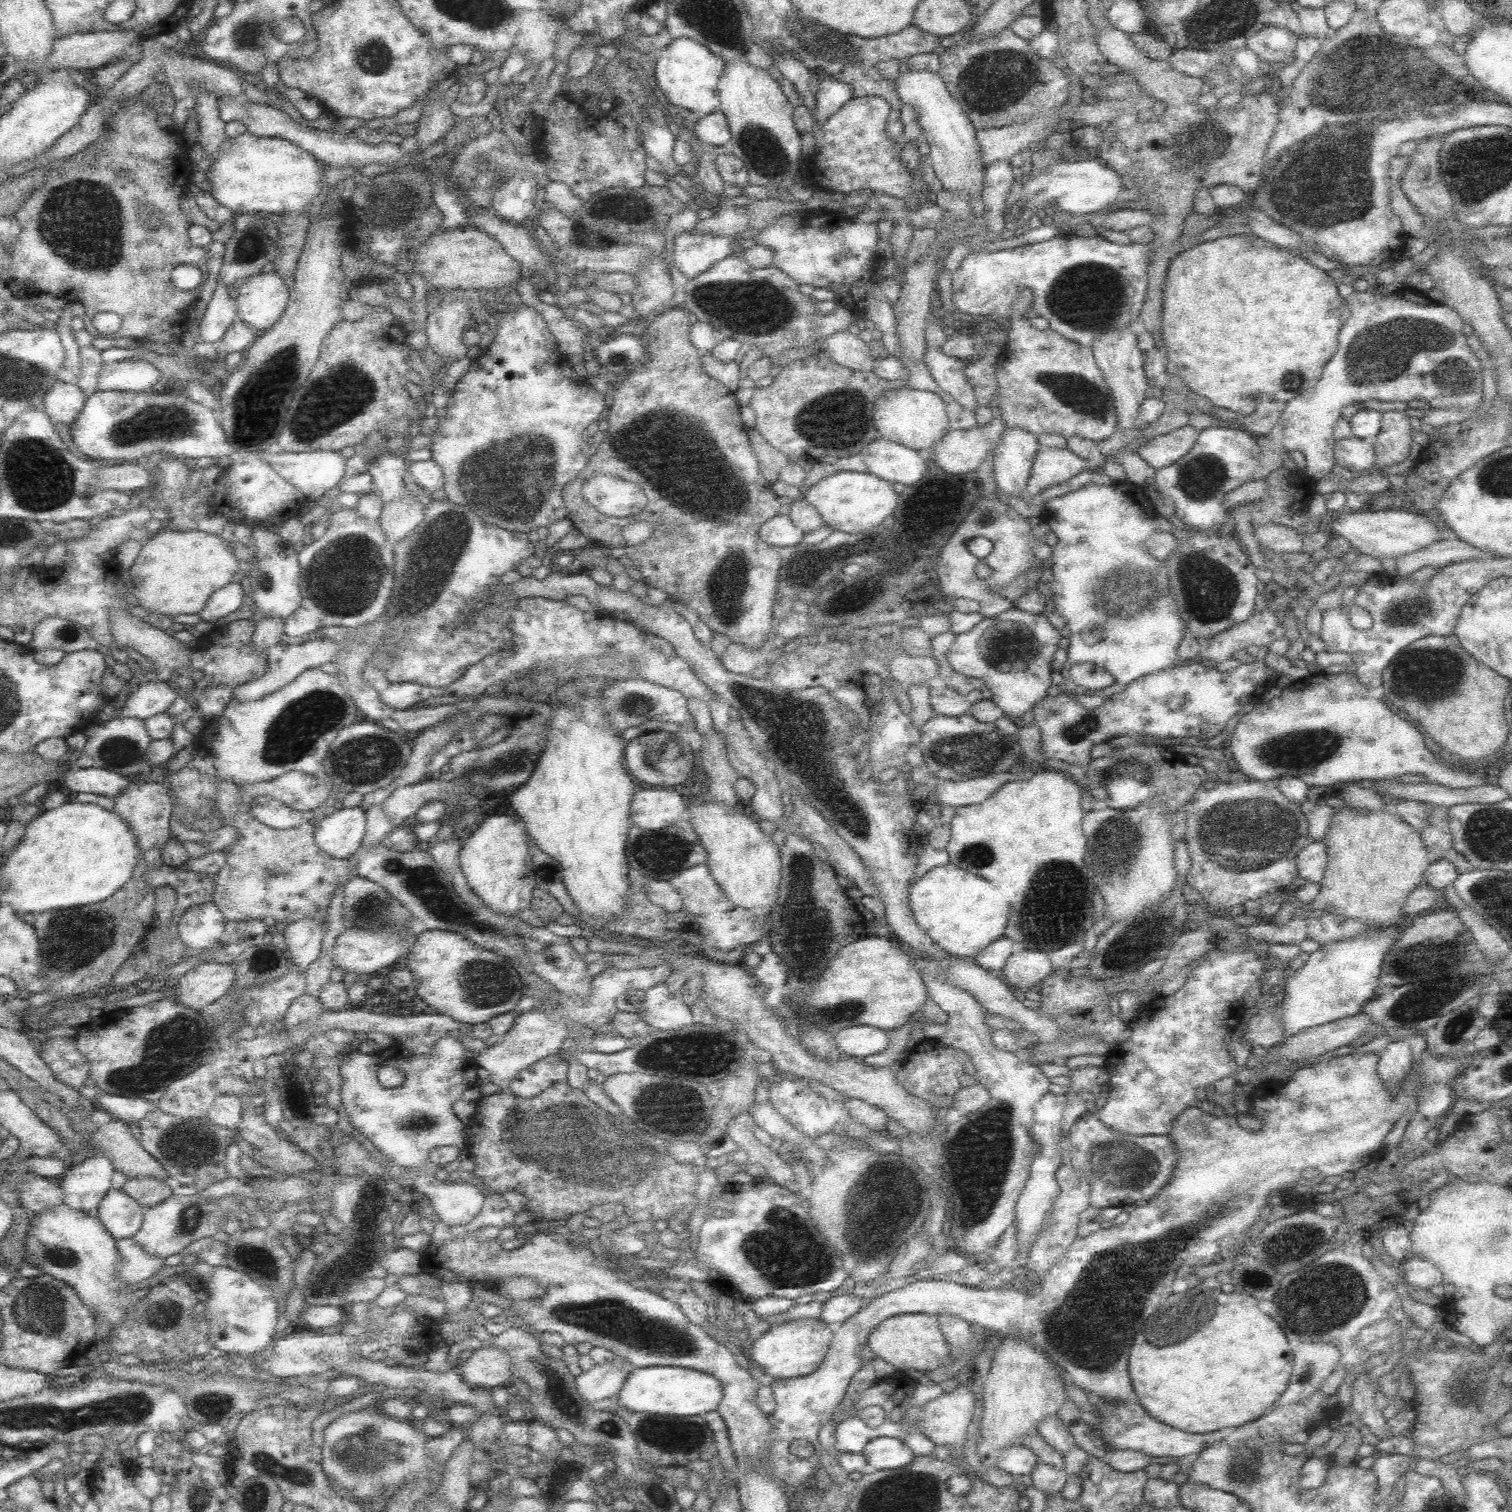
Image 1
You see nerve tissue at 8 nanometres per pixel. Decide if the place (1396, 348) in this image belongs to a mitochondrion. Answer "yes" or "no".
yes

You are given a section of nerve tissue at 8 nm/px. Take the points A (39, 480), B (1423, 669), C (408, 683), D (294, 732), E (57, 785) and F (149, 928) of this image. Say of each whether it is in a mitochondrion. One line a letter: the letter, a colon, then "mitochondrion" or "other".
A: mitochondrion
B: mitochondrion
C: other
D: mitochondrion
E: other
F: other

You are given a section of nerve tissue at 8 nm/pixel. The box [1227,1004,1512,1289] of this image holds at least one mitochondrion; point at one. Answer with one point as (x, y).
(1294, 1242)

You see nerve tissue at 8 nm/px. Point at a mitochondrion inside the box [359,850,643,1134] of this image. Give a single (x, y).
(418, 880)

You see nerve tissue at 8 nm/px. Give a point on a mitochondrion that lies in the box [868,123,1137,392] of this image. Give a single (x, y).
(1081, 299)

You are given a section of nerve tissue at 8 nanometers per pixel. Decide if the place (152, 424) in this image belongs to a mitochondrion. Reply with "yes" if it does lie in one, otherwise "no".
yes

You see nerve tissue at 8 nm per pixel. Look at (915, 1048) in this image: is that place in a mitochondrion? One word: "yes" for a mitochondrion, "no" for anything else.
no

